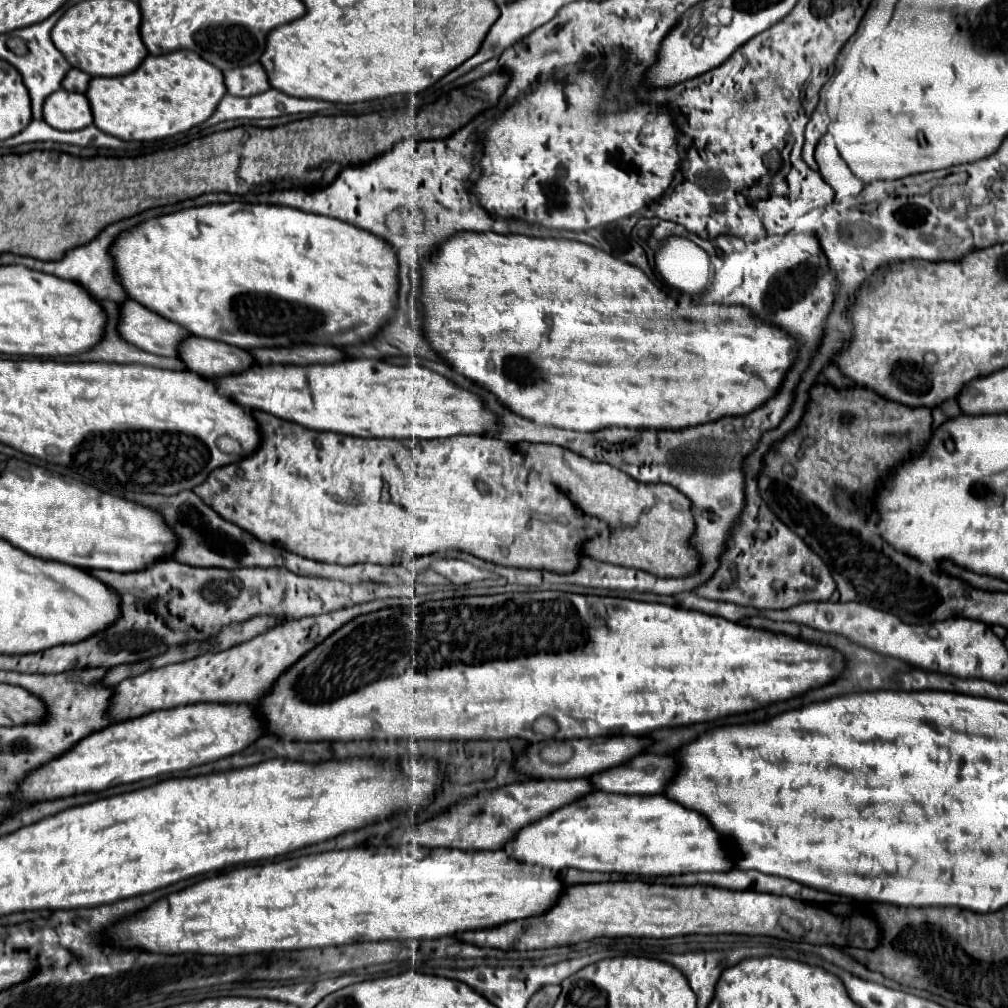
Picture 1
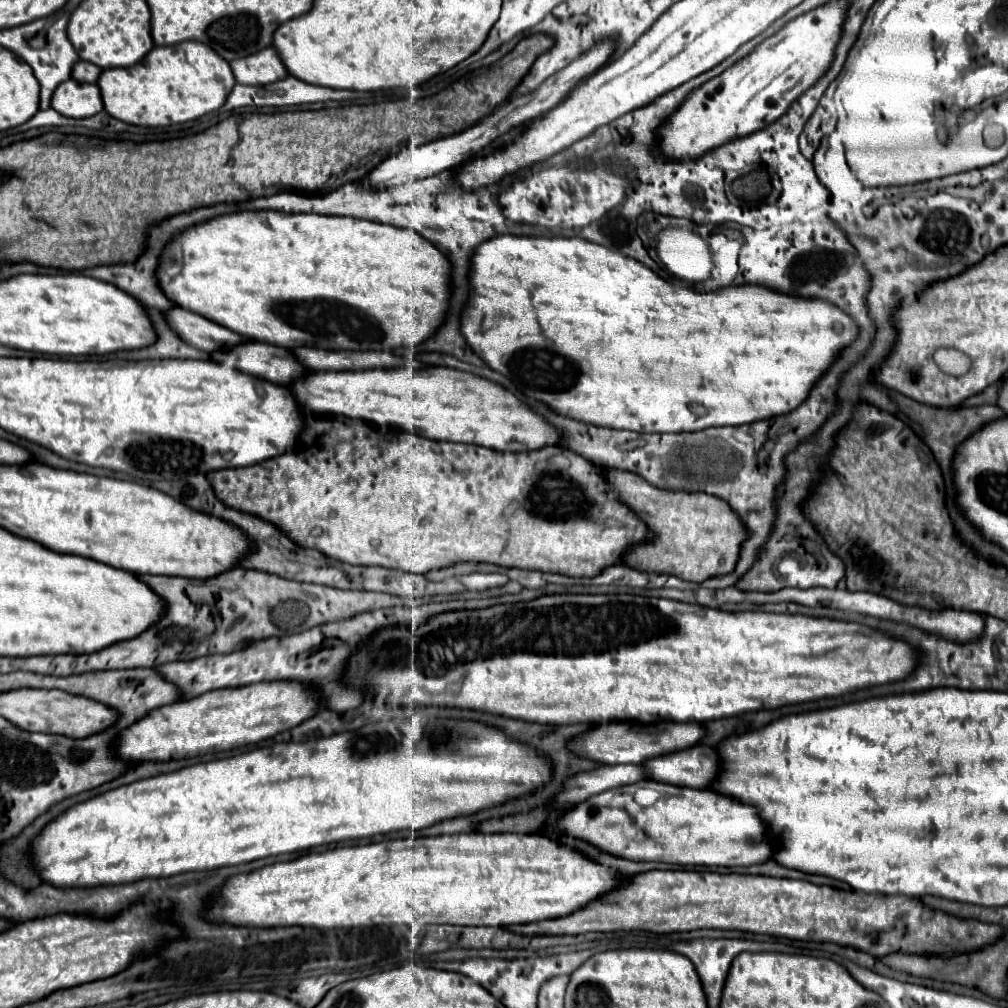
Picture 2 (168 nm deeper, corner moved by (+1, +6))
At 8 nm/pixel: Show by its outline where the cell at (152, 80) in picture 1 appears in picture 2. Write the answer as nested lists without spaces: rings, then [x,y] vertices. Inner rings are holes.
[[[182,41],[176,47],[154,47],[146,59],[126,69],[104,69],[98,79],[104,109],[126,123],[162,127],[186,123],[226,103],[236,79],[228,61],[200,41]]]

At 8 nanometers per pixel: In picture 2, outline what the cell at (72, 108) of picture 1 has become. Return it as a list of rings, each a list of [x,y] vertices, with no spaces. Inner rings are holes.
[[[70,79],[60,83],[58,89],[54,91],[52,107],[66,117],[82,119],[100,113],[104,109],[104,103],[98,85]]]

